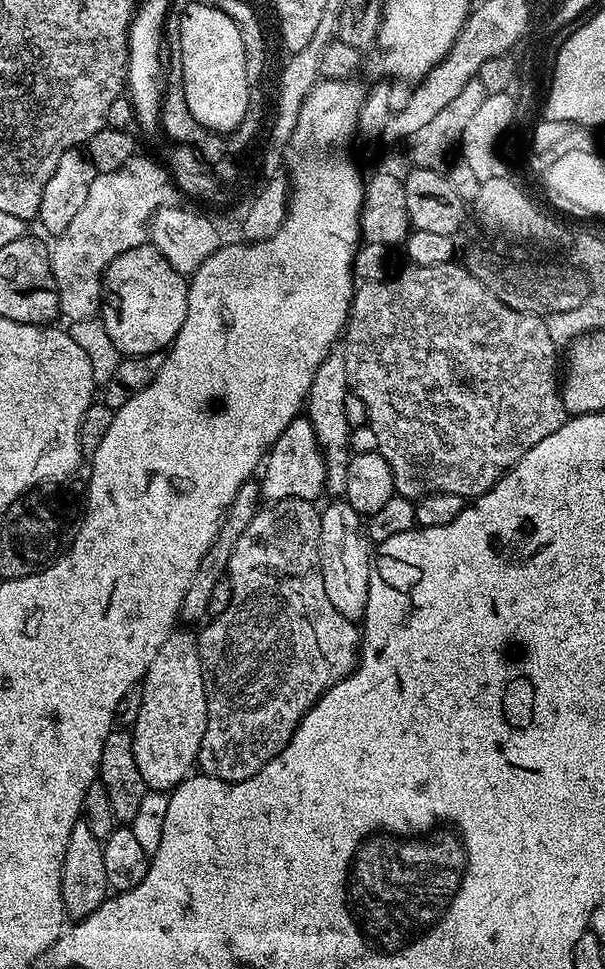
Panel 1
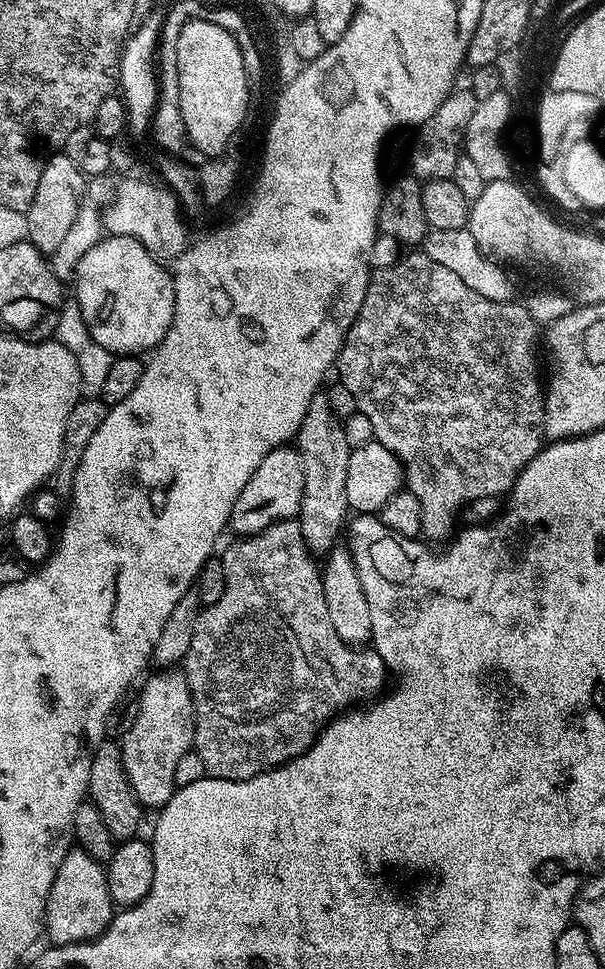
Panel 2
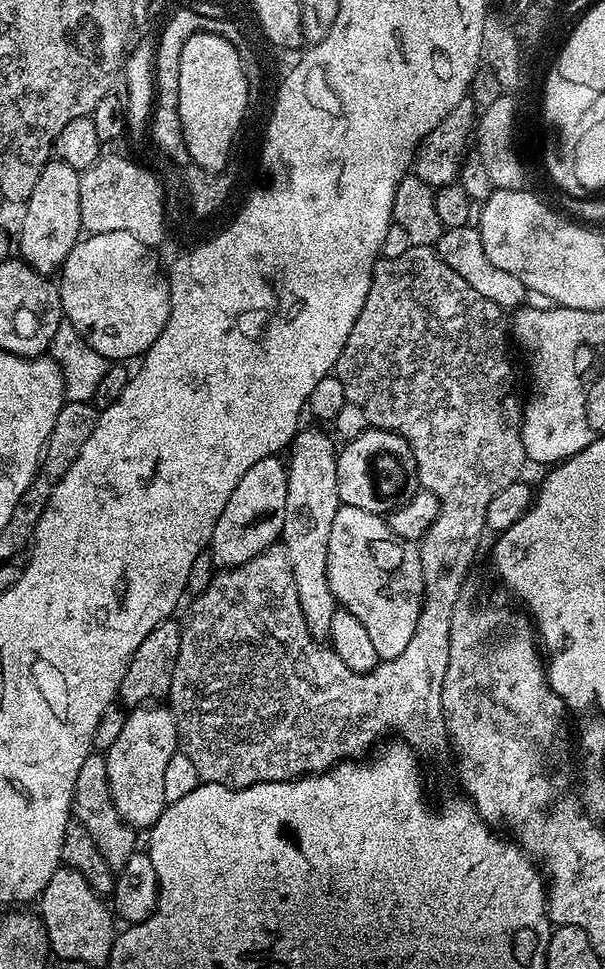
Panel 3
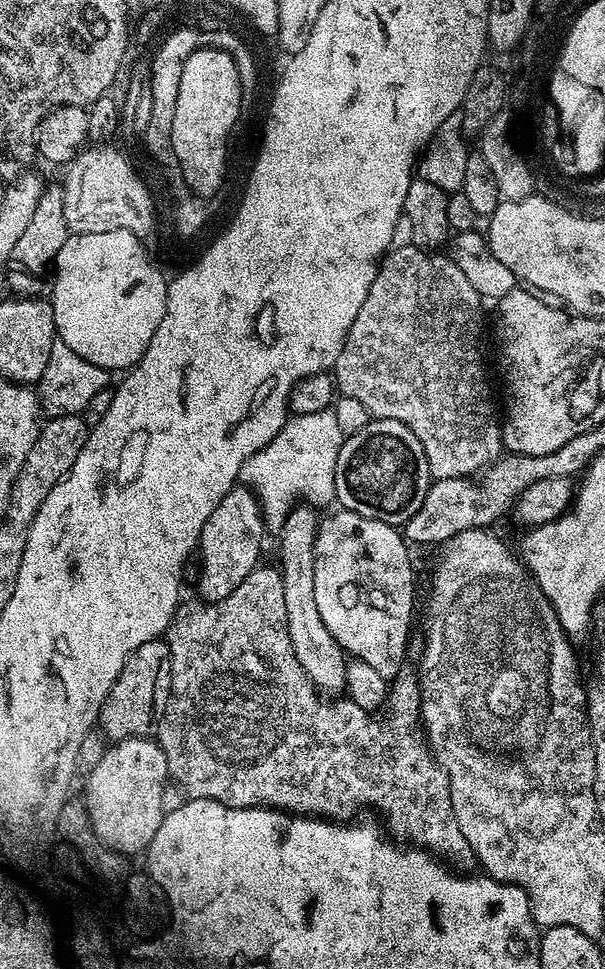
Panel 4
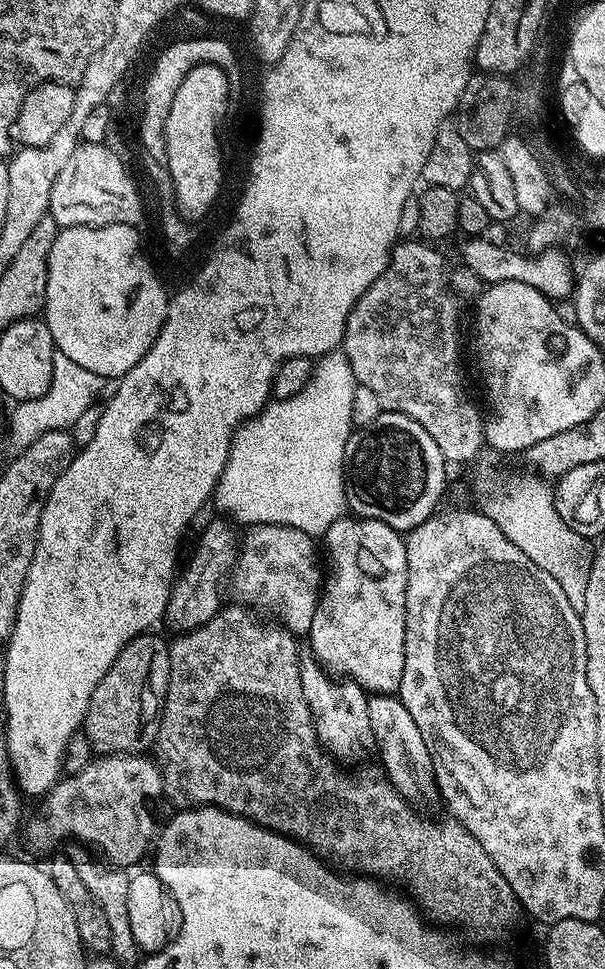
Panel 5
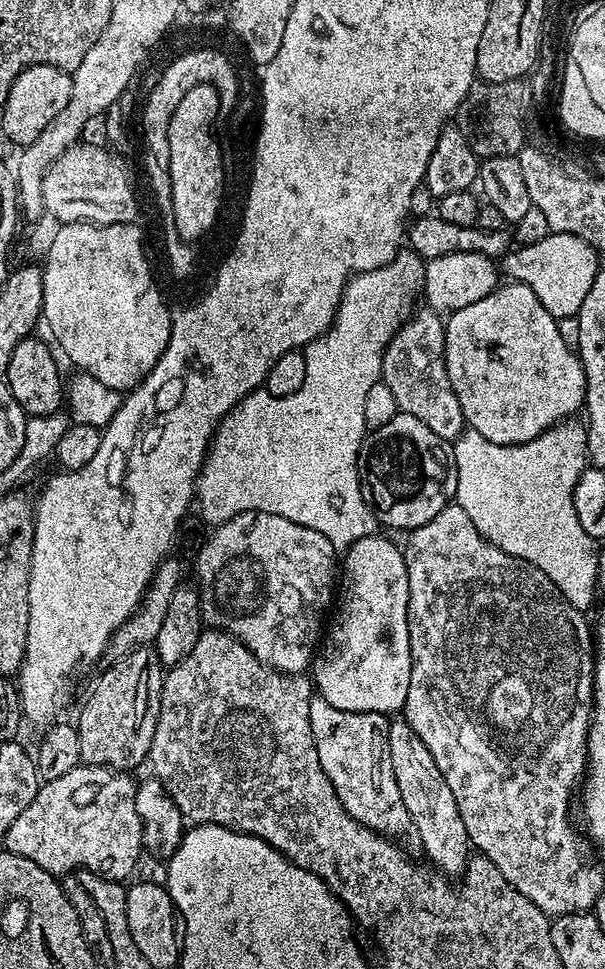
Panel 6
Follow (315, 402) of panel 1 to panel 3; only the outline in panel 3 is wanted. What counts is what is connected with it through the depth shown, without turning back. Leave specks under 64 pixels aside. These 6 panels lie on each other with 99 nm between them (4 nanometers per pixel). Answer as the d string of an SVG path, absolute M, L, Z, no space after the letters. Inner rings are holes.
M307 428L297 432L292 439L292 457L287 457L286 460L288 486L286 522L282 526L282 547L294 574L294 586L298 586L298 602L302 606L306 626L312 631L313 636L328 638L331 637L330 621L338 611L326 570L330 530L334 527L334 514L338 514L341 505L336 473L338 444L331 435L328 437L316 428Z

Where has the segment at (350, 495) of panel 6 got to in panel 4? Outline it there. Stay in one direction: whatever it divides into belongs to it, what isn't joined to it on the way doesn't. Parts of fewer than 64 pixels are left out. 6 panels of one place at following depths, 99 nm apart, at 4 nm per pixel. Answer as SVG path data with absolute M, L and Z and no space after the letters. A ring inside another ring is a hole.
M330 410L318 414L289 415L275 438L245 462L243 483L256 493L269 529L279 530L299 500L312 506L331 505L335 501L334 470L344 438L342 430L338 430L338 418L334 418Z

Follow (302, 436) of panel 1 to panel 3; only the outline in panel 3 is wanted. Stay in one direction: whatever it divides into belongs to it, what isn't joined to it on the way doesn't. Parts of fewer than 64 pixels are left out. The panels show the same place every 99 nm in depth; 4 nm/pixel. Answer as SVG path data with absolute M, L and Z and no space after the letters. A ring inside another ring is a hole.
M279 455L262 458L262 462L254 462L254 466L250 466L250 470L238 478L234 494L230 494L222 514L218 514L214 522L210 553L217 569L242 566L250 562L250 558L258 558L258 554L281 539L282 526L286 522L288 470L285 461L280 459Z

